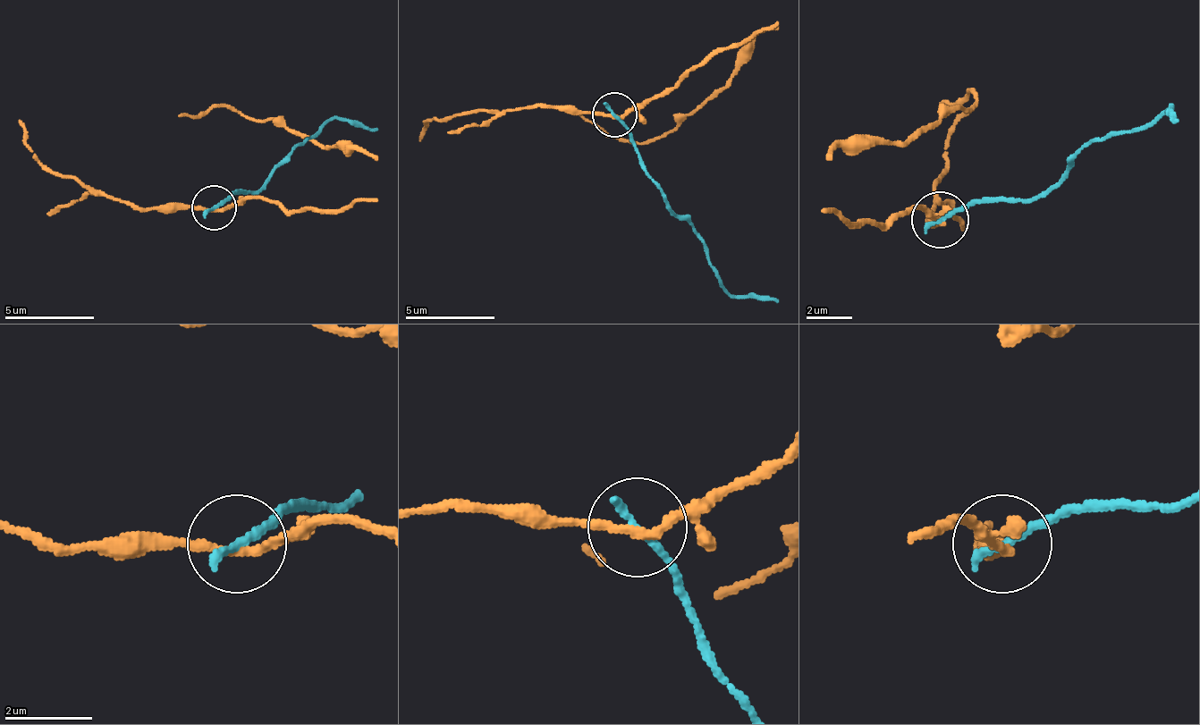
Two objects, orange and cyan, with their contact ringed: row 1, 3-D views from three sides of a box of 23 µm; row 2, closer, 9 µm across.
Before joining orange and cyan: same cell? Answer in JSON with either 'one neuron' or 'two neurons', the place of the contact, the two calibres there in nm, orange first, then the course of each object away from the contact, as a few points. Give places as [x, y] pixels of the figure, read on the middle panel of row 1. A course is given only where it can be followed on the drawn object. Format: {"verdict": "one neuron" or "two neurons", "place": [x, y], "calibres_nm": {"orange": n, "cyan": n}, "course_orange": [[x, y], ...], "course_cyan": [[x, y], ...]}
{"verdict": "two neurons", "place": [614, 114], "calibres_nm": {"orange": 200, "cyan": 240}, "course_orange": [[615, 115], [664, 97], [691, 71], [776, 26], [758, 35], [727, 84], [655, 138], [606, 138], [579, 115]], "course_cyan": [[615, 115], [660, 196], [700, 236], [709, 267], [731, 294], [763, 294], [776, 303]]}

